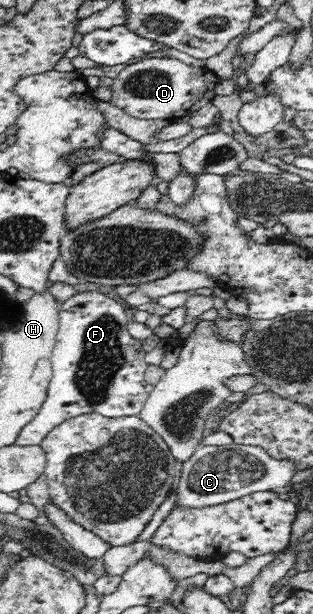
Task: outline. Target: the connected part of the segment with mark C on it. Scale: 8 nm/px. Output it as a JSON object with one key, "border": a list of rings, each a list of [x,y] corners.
{"border":[[[230,443],[225,446],[200,444],[188,461],[184,461],[175,507],[205,508],[220,502],[234,501],[243,495],[258,491],[274,491],[289,485],[297,472],[294,462],[274,459],[265,449],[258,446]]]}

